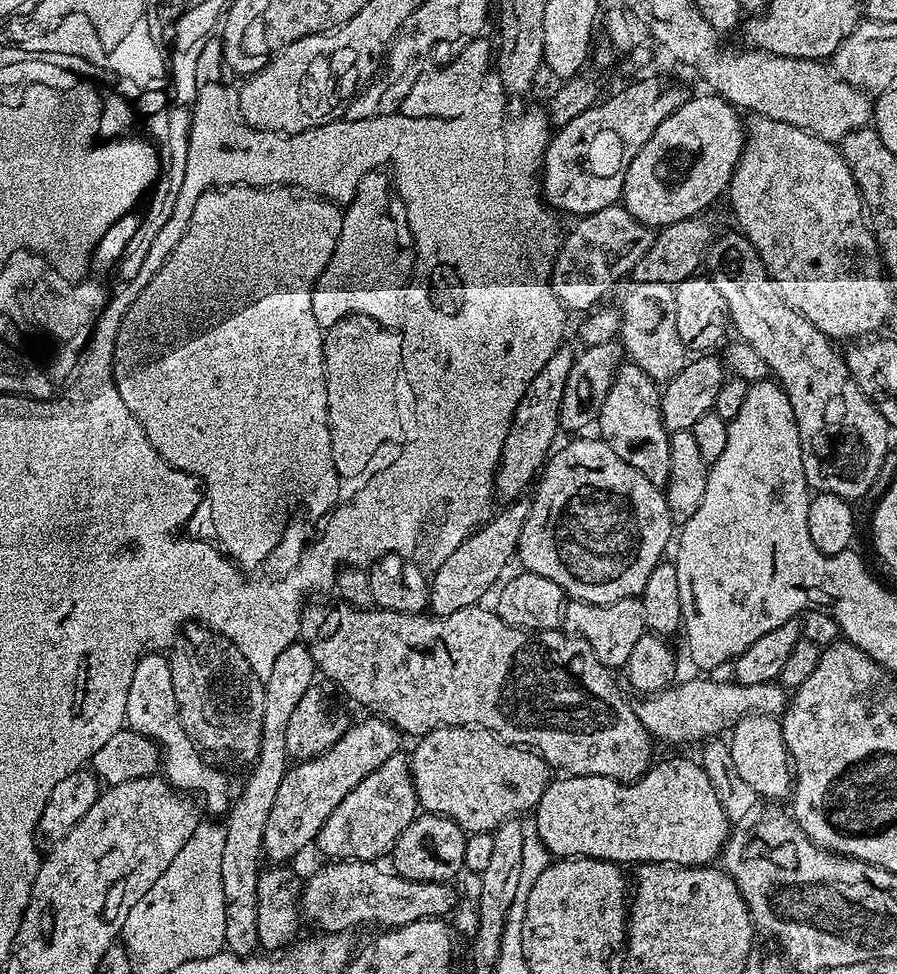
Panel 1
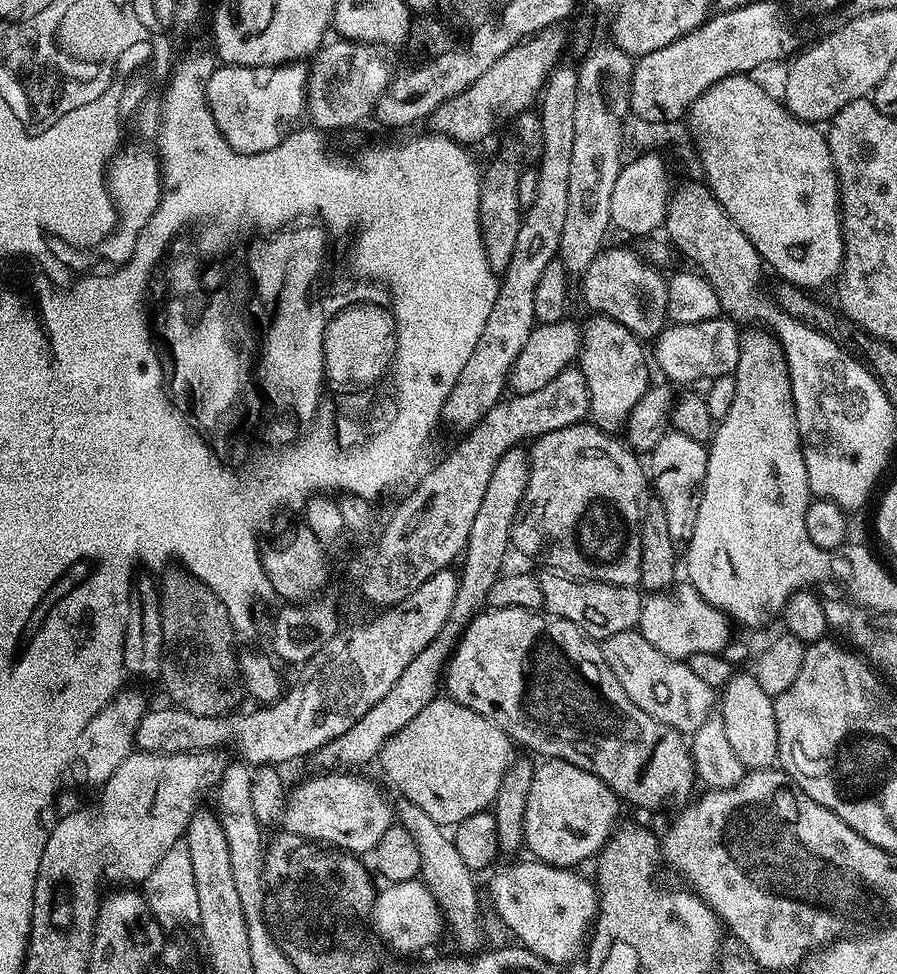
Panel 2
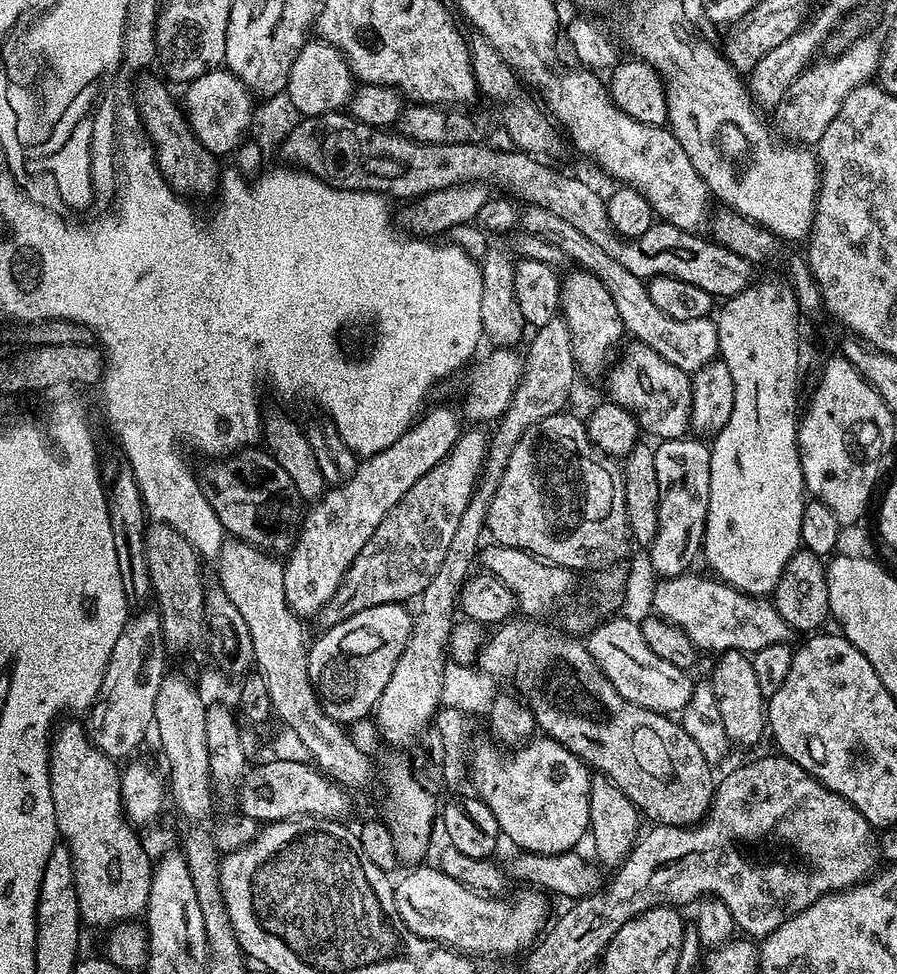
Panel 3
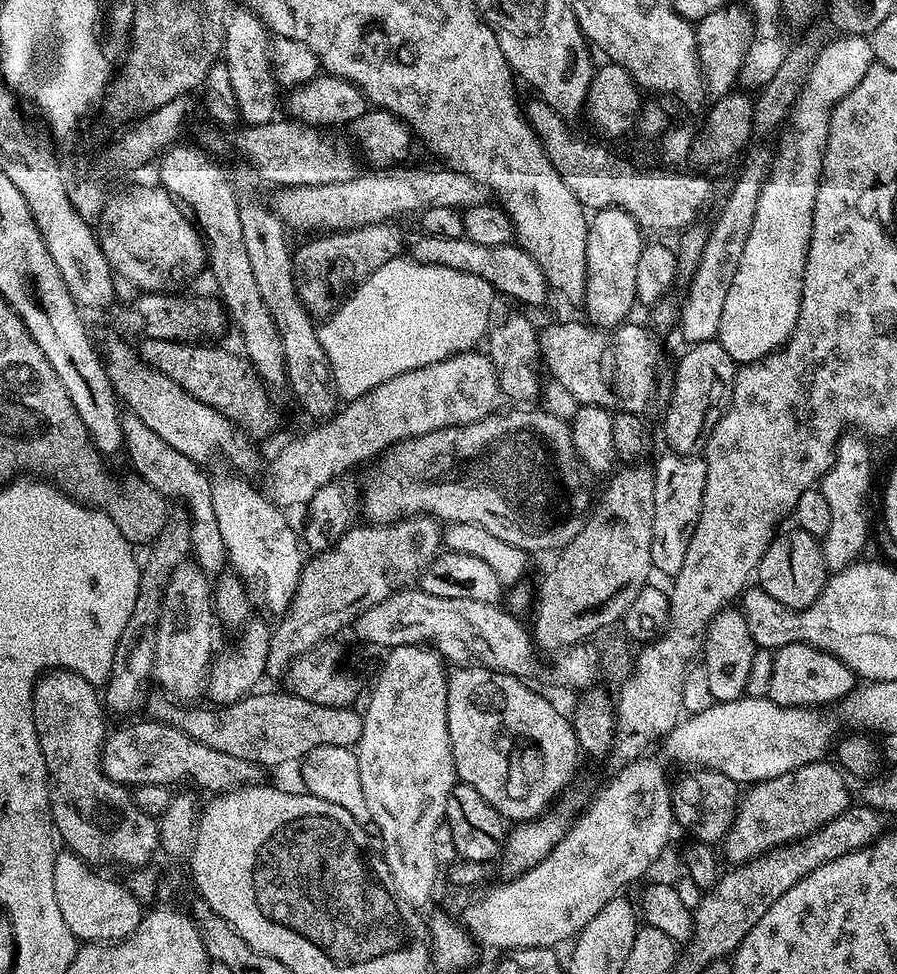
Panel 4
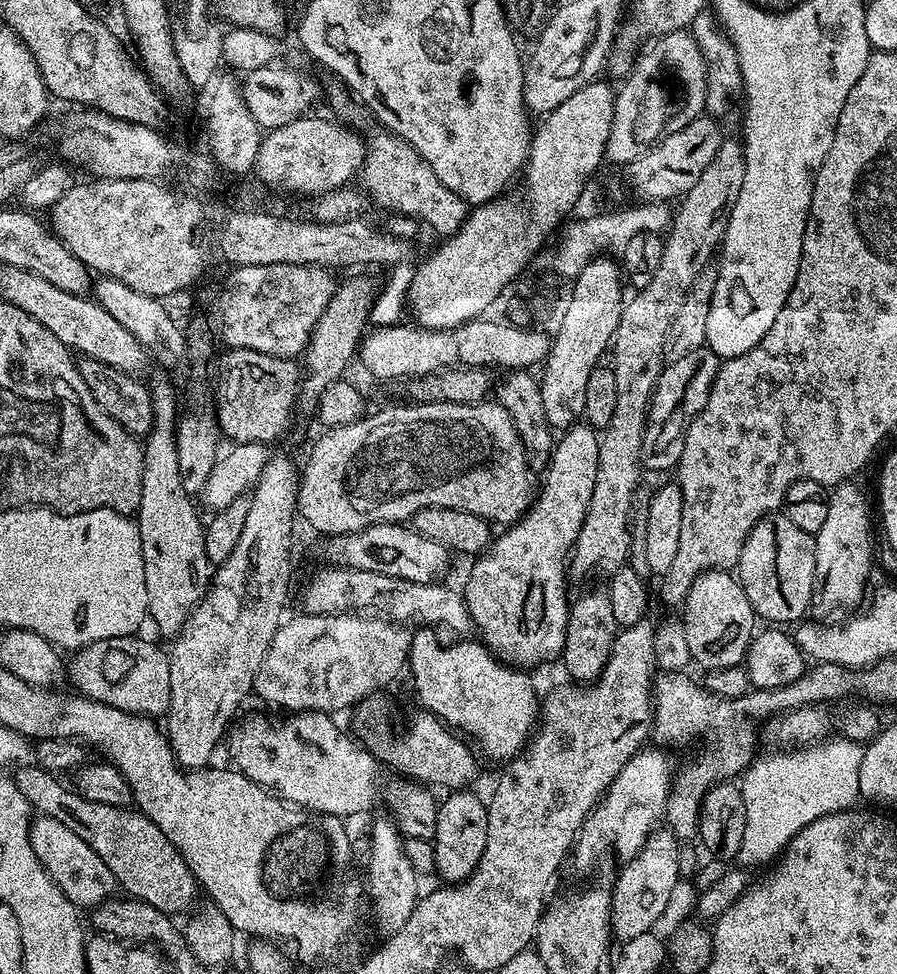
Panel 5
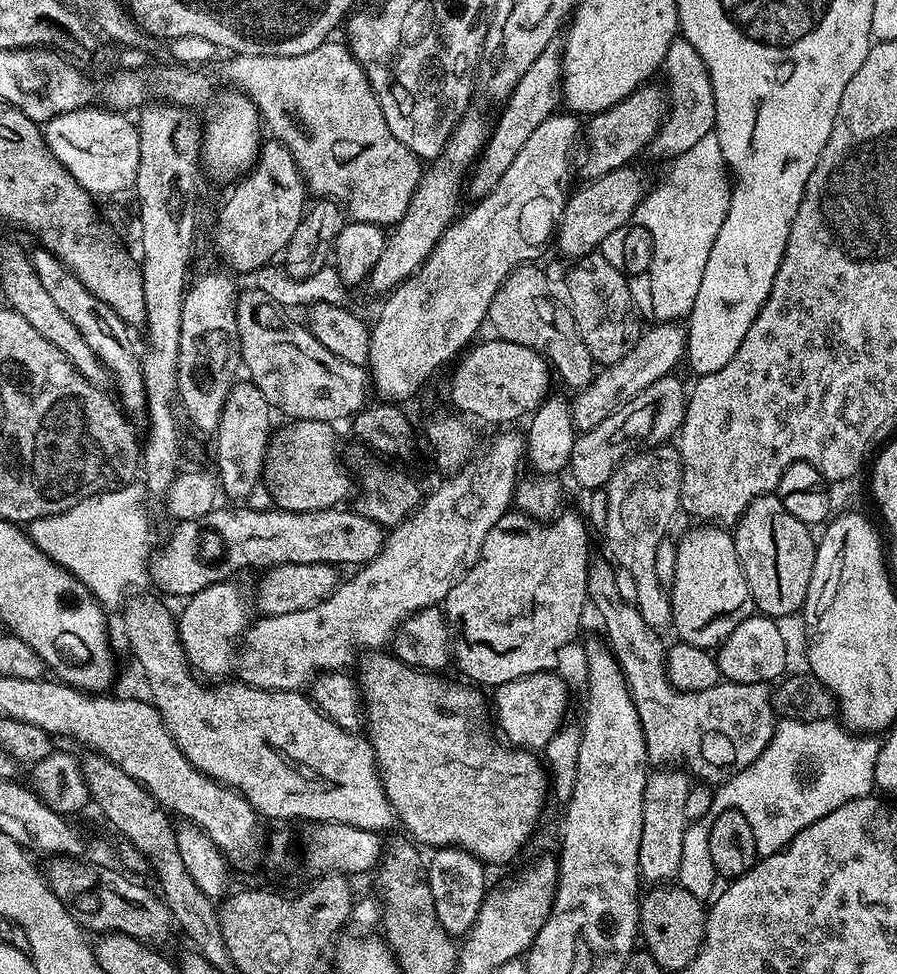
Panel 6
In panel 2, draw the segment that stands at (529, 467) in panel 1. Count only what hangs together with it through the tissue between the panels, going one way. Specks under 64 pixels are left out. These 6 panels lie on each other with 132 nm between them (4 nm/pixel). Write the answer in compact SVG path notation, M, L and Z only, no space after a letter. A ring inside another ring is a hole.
M523 447L511 448L499 459L494 468L494 473L490 476L490 483L486 488L485 497L478 508L477 517L470 530L470 538L462 558L464 566L459 571L458 592L454 598L454 604L450 608L450 614L442 630L434 636L427 644L428 656L436 656L440 660L440 665L447 667L452 651L456 647L461 633L465 631L470 621L475 617L479 610L487 603L489 591L493 584L500 578L501 568L510 550L513 522L519 512L521 498L528 488L529 466L531 459L529 453Z

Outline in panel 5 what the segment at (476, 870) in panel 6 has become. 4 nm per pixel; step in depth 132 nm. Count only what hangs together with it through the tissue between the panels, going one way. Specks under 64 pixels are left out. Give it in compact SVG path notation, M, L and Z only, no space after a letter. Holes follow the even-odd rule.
M452 790L449 791L445 796L448 797L446 797L445 800L443 798L439 801L439 812L437 814L437 830L434 835L434 843L436 850L434 872L437 877L440 875L441 878L444 879L441 881L447 882L449 885L454 885L460 883L461 880L468 879L468 875L476 871L478 862L482 858L482 850L486 850L486 842L488 841L488 806L483 799L480 801L479 798L476 797L474 793L472 793L472 790Z

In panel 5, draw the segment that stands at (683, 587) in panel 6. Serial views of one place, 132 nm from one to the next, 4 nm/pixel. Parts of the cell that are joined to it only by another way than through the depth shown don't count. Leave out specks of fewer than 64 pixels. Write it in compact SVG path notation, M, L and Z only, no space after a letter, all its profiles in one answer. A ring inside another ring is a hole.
M712 568L709 572L698 574L698 578L694 578L686 594L682 611L684 611L682 622L686 626L686 642L690 645L690 654L697 665L700 663L704 670L719 670L726 666L745 663L758 617L750 606L750 598L746 598L746 590L742 590L739 579L731 571Z

